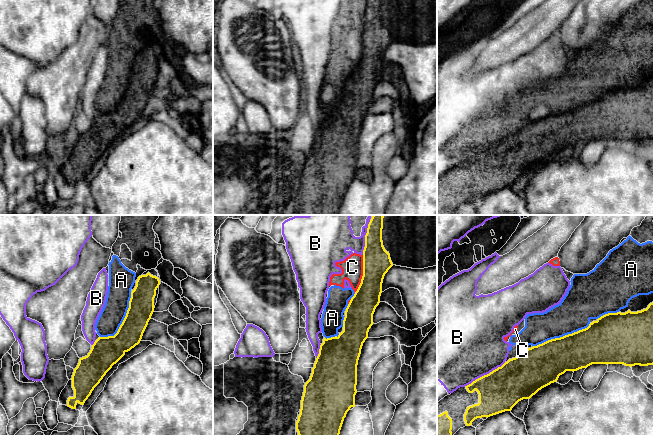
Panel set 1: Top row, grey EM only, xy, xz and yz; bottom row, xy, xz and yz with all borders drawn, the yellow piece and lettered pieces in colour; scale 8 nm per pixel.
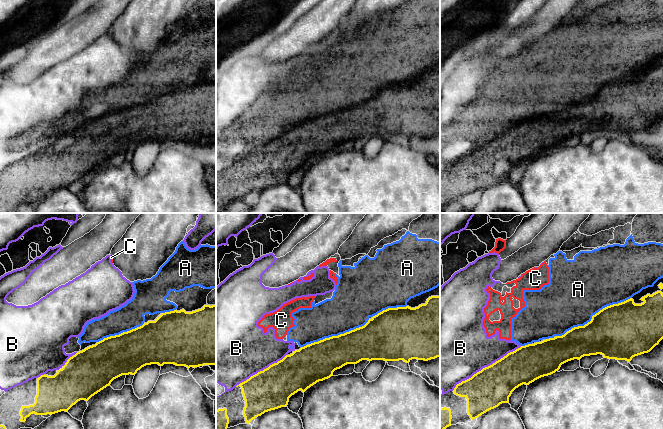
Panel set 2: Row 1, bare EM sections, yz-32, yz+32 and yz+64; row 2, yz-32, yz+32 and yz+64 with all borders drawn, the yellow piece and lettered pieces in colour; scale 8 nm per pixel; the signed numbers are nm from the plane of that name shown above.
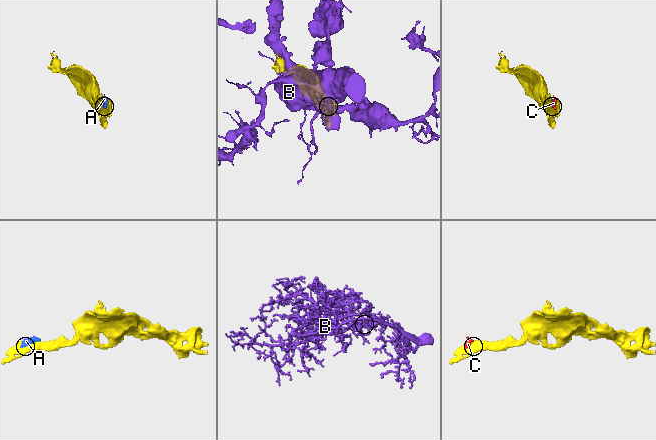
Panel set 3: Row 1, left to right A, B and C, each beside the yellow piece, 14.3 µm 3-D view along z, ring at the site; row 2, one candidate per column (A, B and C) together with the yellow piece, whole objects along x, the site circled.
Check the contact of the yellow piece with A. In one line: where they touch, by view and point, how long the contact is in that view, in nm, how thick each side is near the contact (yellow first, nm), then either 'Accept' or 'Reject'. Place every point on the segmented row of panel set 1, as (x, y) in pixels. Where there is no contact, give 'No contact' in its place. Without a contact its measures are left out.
Touches yellow at yz (561, 337). Shared border 500 nm. Thickness 320 nm (yellow) against 280 nm. Reject

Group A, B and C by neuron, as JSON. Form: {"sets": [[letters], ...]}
{"sets": [["A", "C"], ["B"]]}

